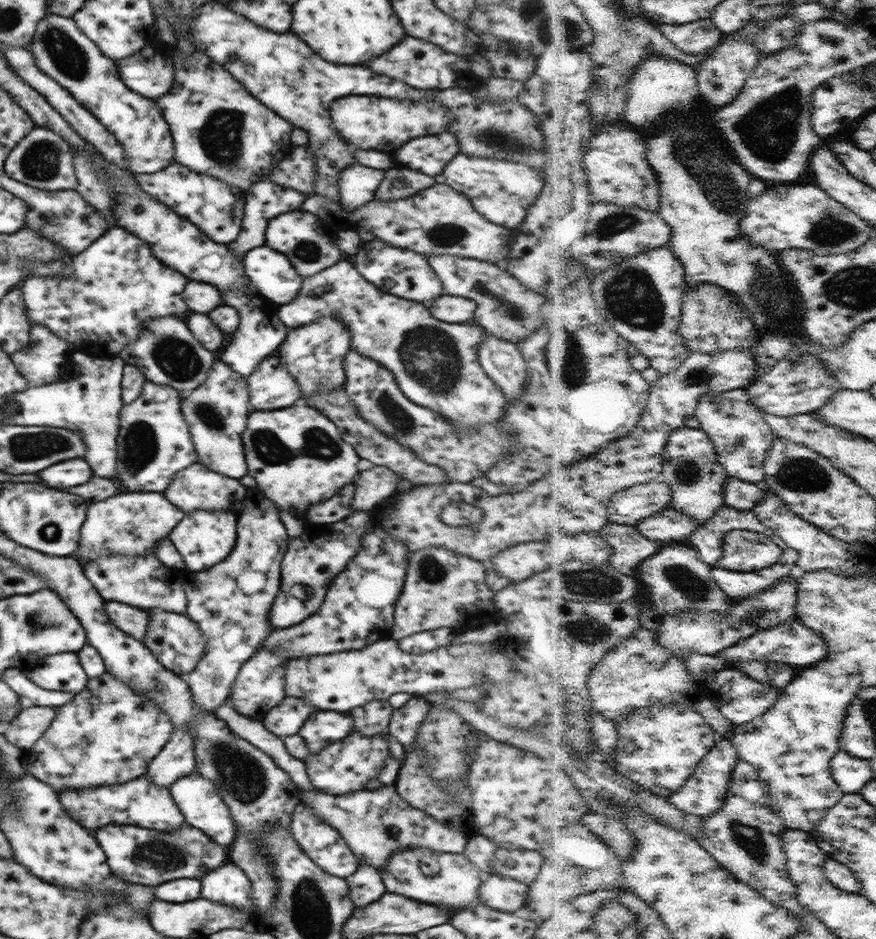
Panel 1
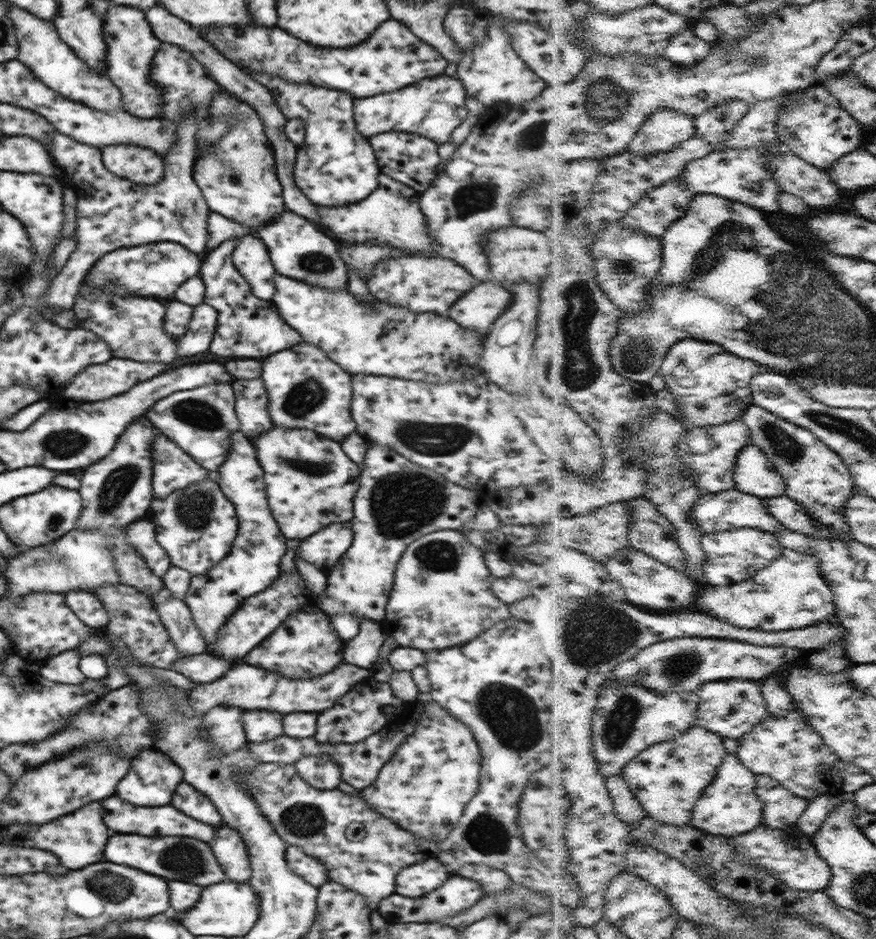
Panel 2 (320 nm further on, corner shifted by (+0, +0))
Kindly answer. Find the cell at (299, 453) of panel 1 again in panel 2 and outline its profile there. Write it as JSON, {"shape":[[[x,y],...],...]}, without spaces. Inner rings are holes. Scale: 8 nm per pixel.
{"shape":[[[277,426],[251,441],[264,471],[270,512],[287,539],[302,540],[335,522],[351,522],[361,468],[344,454],[341,443],[313,430]]]}

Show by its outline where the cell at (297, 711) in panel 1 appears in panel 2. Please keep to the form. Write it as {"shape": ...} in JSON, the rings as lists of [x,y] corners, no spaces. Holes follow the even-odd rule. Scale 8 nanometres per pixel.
{"shape":[[[247,710],[242,713],[241,719],[248,744],[266,742],[282,734],[282,714]]]}

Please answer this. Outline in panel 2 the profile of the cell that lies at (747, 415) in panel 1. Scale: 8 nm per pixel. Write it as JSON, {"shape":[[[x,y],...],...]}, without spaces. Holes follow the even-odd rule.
{"shape":[[[755,442],[746,446],[737,462],[737,488],[759,497],[774,498],[789,492],[789,482]]]}

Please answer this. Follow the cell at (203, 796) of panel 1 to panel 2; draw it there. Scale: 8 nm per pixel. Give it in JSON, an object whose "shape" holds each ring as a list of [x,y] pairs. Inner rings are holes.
{"shape":[[[182,781],[172,798],[172,806],[184,812],[186,816],[206,824],[220,827],[223,825],[222,816],[215,807],[215,804],[191,784]]]}

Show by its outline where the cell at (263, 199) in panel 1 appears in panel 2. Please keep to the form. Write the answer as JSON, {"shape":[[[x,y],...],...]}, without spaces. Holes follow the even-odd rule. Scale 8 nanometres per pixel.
{"shape":[[[237,238],[227,240],[220,246],[208,250],[203,255],[201,269],[198,276],[204,281],[206,286],[205,302],[218,311],[216,336],[212,340],[210,352],[218,356],[236,359],[256,359],[263,360],[264,356],[288,350],[296,346],[302,338],[296,331],[278,314],[272,300],[262,301],[252,294],[250,285],[246,279],[240,275],[238,269],[232,262],[231,254],[234,252]]]}

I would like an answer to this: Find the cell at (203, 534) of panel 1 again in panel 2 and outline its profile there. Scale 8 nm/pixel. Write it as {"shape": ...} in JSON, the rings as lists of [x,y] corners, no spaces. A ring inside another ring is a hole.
{"shape":[[[209,478],[188,485],[185,489],[174,490],[166,498],[154,498],[145,514],[145,518],[149,518],[150,522],[154,524],[156,540],[168,553],[171,566],[183,568],[194,576],[206,574],[210,568],[230,552],[239,527],[235,506],[225,497],[220,485]]]}

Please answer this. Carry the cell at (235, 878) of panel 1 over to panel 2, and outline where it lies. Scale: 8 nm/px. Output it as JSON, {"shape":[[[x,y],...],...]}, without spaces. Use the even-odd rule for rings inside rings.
{"shape":[[[228,825],[218,827],[210,845],[227,876],[226,880],[237,883],[248,882],[252,874],[249,852],[241,834],[235,828]]]}

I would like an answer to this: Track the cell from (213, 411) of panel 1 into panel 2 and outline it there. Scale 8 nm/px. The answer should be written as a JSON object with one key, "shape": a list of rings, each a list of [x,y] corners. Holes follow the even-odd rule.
{"shape":[[[228,382],[205,384],[192,390],[169,394],[148,408],[144,418],[207,471],[217,471],[226,460],[231,438],[240,426],[235,411],[235,394]]]}

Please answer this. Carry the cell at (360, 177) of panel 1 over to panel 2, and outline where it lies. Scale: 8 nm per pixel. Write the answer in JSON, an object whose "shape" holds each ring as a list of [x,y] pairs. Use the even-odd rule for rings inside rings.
{"shape":[[[384,174],[378,177],[378,188],[361,202],[354,202],[336,208],[318,208],[322,224],[328,226],[331,236],[348,243],[370,243],[390,245],[410,252],[420,252],[424,256],[437,256],[433,252],[433,240],[427,232],[425,218],[419,208],[420,193],[409,186],[402,185]]]}

